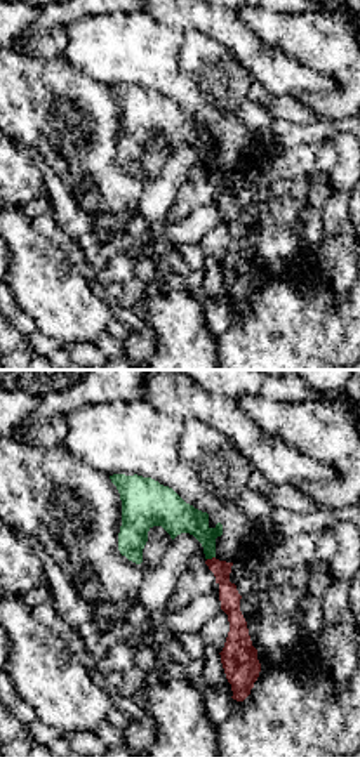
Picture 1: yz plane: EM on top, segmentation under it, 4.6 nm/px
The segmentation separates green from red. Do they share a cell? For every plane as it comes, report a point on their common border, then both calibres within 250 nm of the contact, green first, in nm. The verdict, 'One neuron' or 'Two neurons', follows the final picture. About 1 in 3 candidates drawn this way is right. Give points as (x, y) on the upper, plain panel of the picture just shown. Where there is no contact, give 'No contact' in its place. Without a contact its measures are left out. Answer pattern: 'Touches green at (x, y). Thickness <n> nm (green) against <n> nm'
Touches green at (211, 169). Thickness 160 nm (green) against 100 nm

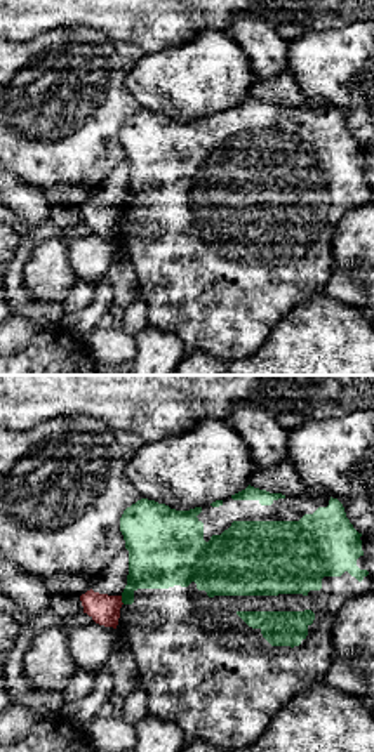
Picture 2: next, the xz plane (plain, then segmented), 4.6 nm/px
Touches green at (122, 211). Thickness 280 nm (green) against 140 nm

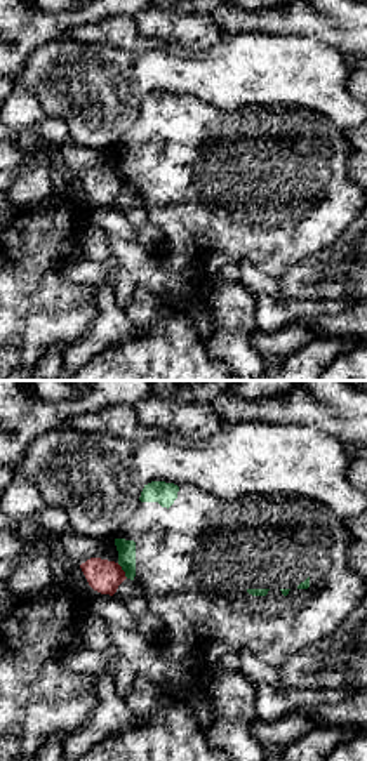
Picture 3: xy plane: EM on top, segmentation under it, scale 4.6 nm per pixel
Touches green at (122, 179). Thickness 80 nm (green) against 150 nm

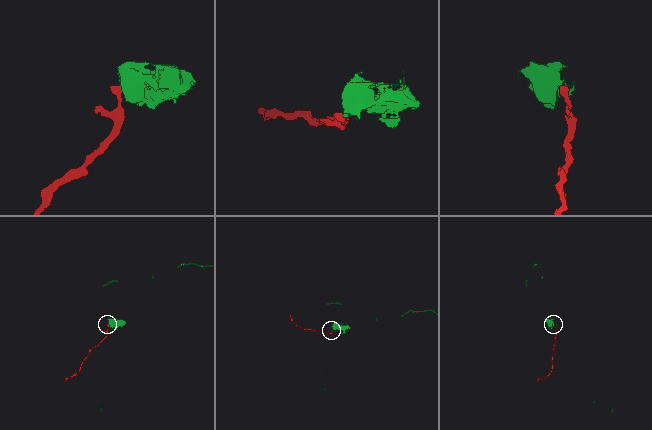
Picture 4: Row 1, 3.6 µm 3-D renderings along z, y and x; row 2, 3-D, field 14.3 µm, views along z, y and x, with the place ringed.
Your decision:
Two neurons

